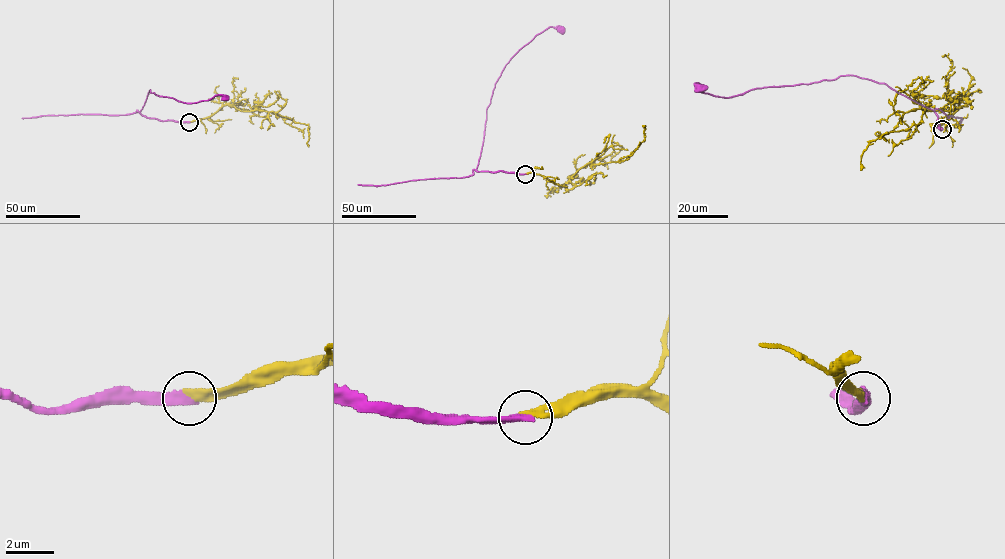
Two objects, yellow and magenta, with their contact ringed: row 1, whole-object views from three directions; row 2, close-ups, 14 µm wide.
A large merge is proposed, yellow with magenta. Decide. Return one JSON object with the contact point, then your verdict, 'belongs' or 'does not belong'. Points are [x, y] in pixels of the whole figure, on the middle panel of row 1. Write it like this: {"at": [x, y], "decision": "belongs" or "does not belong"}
{"at": [525, 174], "decision": "belongs"}

